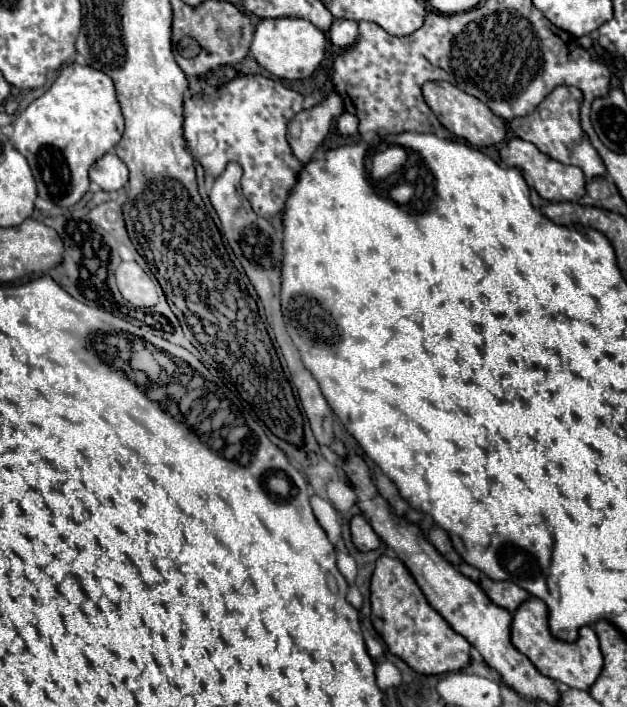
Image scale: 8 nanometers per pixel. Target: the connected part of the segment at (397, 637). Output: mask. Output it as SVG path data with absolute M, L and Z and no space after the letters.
M380 555L370 579L370 605L372 625L384 639L390 653L406 661L414 671L424 675L438 675L458 671L470 661L470 643L458 635L448 621L434 611L424 599L404 563L392 555Z

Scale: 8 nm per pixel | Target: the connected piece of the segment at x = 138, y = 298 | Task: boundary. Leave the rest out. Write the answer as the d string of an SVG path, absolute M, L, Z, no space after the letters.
M134 261L122 263L116 269L116 283L122 297L134 307L154 307L158 303L158 293L152 279Z

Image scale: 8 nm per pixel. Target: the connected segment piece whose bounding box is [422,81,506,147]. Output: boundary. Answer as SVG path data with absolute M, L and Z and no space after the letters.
M428 81L428 83L424 83L422 93L424 93L424 99L426 99L428 107L440 119L440 123L450 133L454 133L456 137L466 139L474 147L490 147L490 145L496 145L496 143L504 141L504 137L506 137L506 123L504 123L504 119L496 117L488 109L488 105L478 101L476 97L456 89L452 83L446 83L446 81Z

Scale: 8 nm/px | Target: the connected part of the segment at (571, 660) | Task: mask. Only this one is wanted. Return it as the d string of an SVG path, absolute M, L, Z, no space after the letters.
M530 597L512 613L512 643L514 647L524 653L532 665L546 677L554 681L562 681L568 687L588 691L590 685L598 679L602 669L602 653L598 647L598 637L590 625L584 625L578 631L578 639L574 643L558 641L550 635L546 625L546 605L538 597Z

